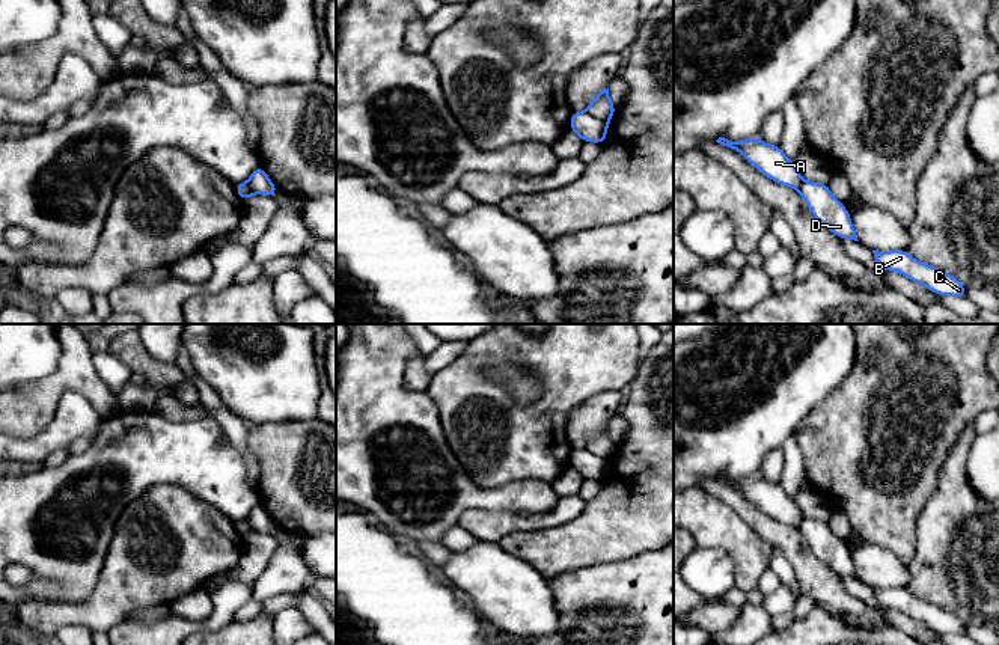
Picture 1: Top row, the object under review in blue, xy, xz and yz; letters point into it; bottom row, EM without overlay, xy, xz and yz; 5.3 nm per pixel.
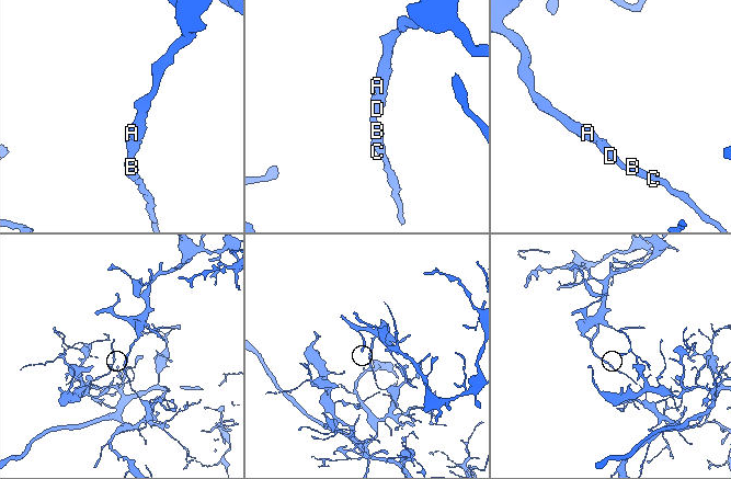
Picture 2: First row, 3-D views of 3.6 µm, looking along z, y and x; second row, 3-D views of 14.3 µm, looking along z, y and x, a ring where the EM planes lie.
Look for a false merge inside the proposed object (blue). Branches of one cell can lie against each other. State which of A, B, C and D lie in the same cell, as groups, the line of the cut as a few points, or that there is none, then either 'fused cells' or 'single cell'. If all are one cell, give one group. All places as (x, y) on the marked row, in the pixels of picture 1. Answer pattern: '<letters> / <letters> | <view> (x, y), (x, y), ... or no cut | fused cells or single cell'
A / B C D | xz (586, 110), (607, 121) | fused cells

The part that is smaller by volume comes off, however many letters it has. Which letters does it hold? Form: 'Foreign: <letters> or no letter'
Foreign: A

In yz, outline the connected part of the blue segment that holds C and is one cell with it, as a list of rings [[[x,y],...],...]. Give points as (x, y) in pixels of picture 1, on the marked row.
[[[872,250],[881,270],[898,271],[937,295],[966,297],[966,286],[954,276],[915,259],[907,250]]]

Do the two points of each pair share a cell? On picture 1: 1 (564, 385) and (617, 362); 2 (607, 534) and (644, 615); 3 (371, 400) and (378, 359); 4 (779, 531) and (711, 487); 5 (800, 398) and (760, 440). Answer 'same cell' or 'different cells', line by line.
1: same cell
2: different cells
3: same cell
4: same cell
5: same cell

